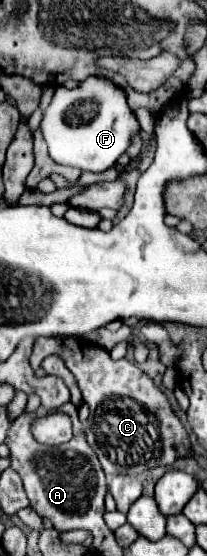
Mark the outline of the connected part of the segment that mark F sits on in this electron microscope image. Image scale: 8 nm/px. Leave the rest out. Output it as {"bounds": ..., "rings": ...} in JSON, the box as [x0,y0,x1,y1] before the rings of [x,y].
{"bounds":[42,75,140,171],"rings":[[[94,75],[80,81],[74,89],[56,89],[50,107],[42,117],[42,135],[48,143],[50,157],[60,165],[78,167],[82,171],[110,169],[140,131],[138,119],[128,107],[126,93],[110,79]]]}

